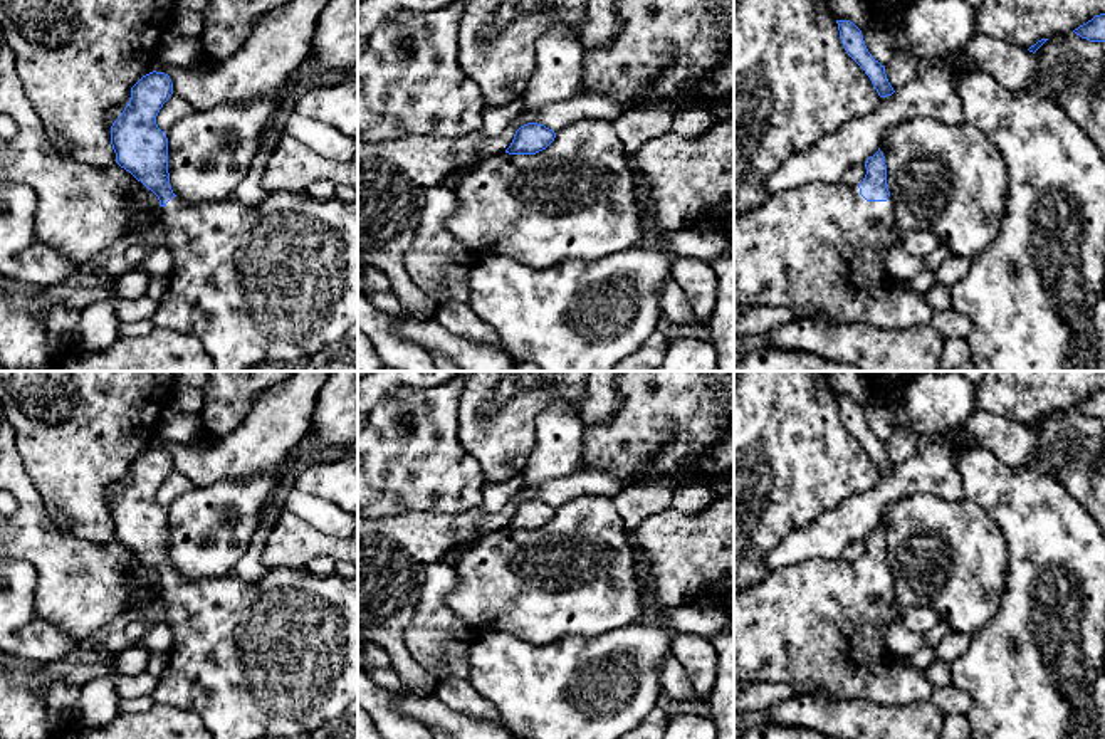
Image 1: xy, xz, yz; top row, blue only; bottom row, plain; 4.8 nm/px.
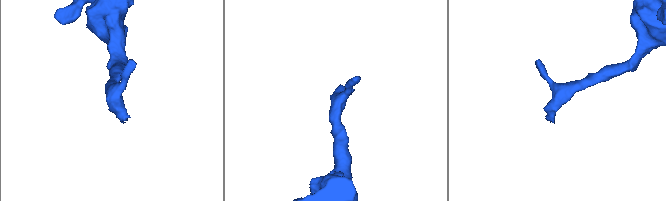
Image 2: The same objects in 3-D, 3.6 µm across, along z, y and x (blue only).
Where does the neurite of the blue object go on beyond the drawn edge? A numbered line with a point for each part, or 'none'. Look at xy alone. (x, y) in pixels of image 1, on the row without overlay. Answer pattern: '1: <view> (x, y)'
1: xy (276, 659)

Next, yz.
1: yz (818, 625)

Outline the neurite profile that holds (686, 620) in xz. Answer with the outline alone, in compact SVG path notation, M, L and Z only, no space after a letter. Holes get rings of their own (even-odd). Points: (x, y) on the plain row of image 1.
M694 605L653 610L647 620L658 623L673 637L700 637L712 640L727 621L727 608Z

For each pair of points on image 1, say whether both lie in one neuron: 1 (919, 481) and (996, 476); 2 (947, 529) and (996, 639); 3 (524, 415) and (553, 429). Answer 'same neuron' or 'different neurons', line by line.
1: different neurons
2: different neurons
3: different neurons

